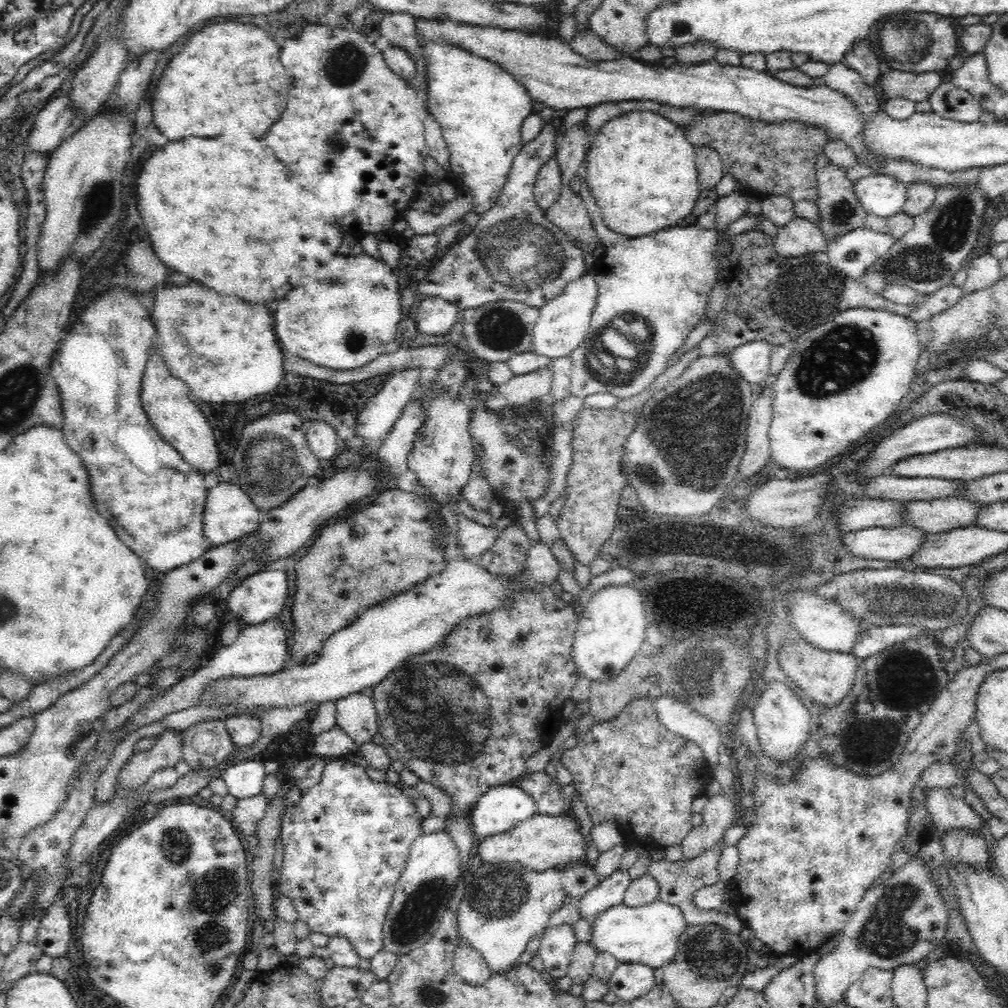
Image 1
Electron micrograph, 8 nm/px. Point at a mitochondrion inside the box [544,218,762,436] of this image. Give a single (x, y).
(616, 356)

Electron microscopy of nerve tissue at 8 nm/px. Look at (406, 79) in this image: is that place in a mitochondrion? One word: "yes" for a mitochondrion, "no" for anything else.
no

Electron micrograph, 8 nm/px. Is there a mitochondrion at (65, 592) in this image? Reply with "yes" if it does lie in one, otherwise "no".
no

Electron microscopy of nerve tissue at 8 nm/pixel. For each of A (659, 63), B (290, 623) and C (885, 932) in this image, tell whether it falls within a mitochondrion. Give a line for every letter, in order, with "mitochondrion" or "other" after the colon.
A: other
B: other
C: mitochondrion

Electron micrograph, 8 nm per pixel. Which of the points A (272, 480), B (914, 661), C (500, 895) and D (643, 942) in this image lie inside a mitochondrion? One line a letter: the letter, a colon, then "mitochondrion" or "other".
A: mitochondrion
B: mitochondrion
C: mitochondrion
D: other

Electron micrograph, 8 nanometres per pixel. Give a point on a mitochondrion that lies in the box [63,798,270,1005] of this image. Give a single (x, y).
(210, 941)

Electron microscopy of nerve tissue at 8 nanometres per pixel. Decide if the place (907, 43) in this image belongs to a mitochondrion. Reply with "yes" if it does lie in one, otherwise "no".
yes

